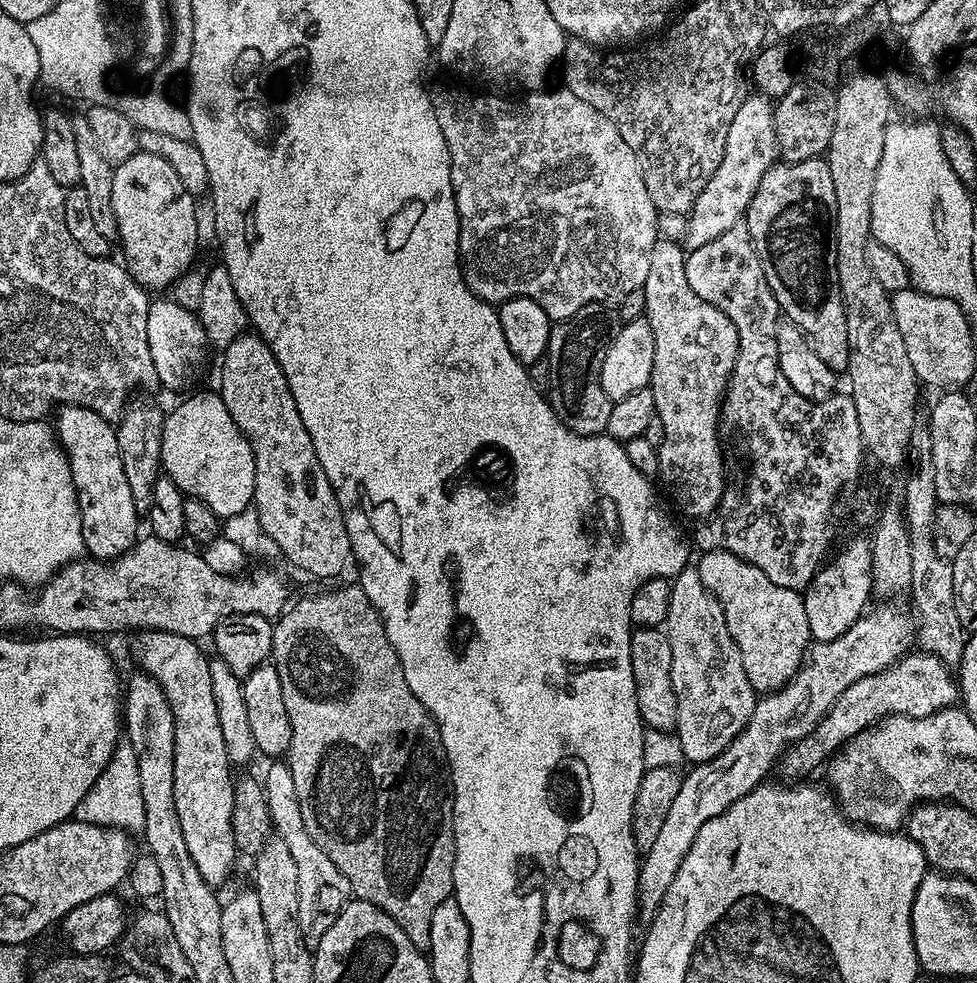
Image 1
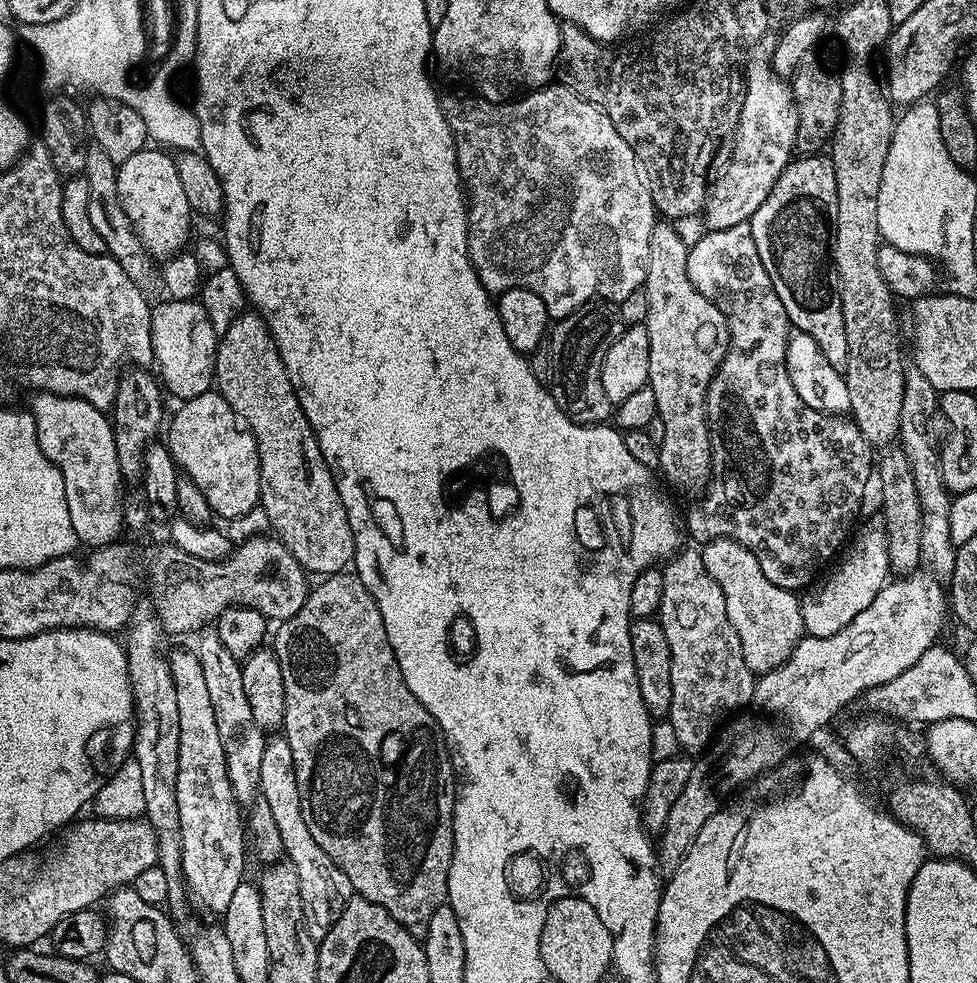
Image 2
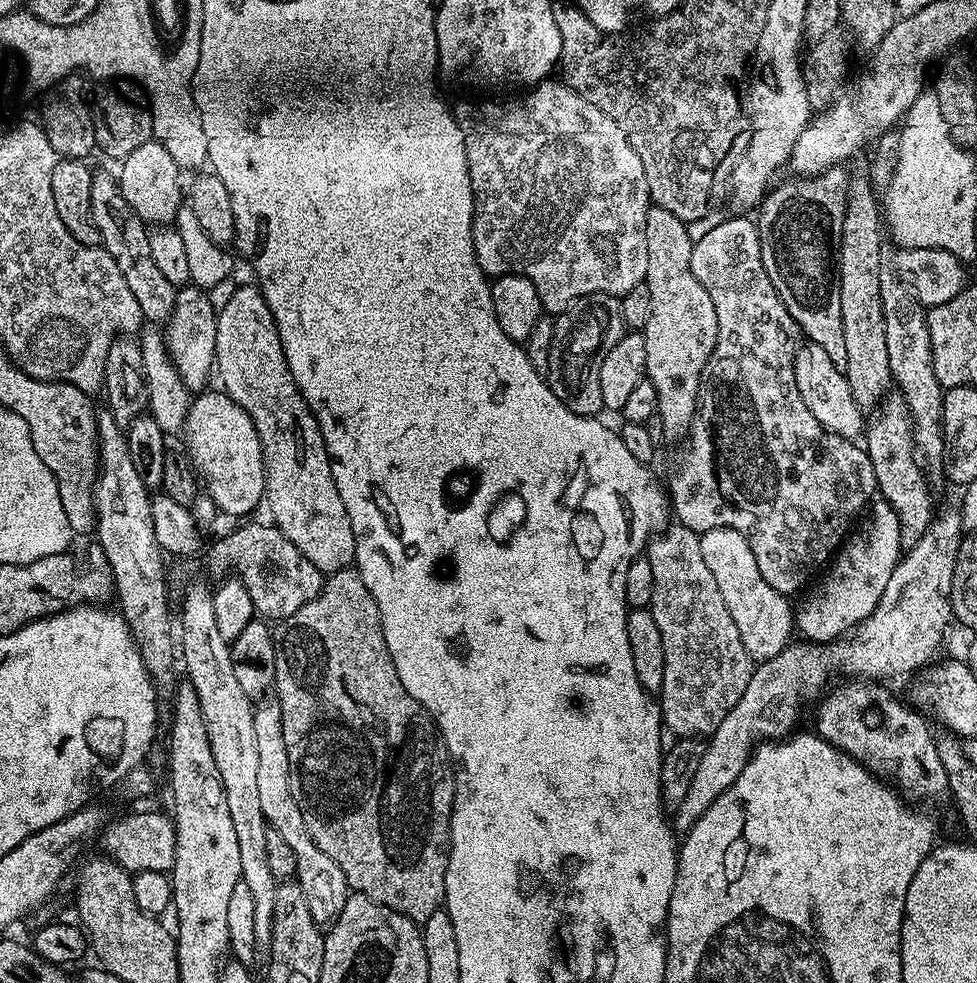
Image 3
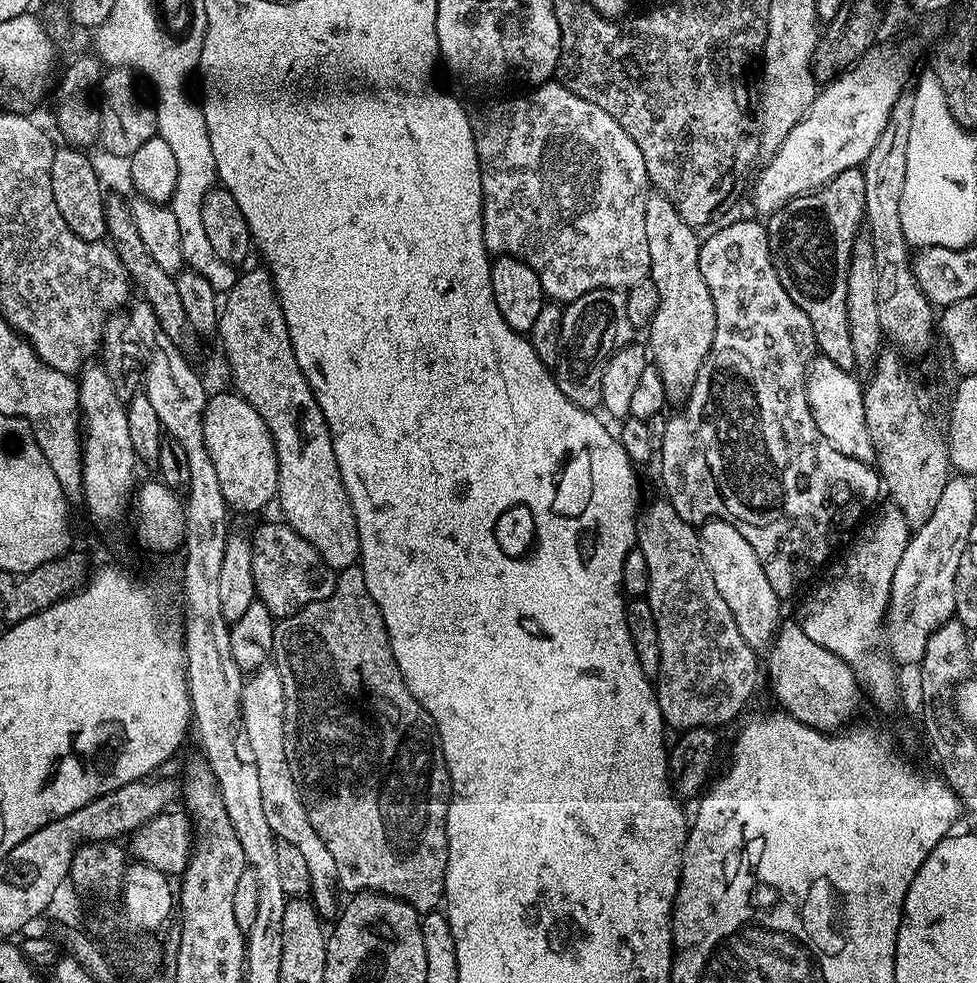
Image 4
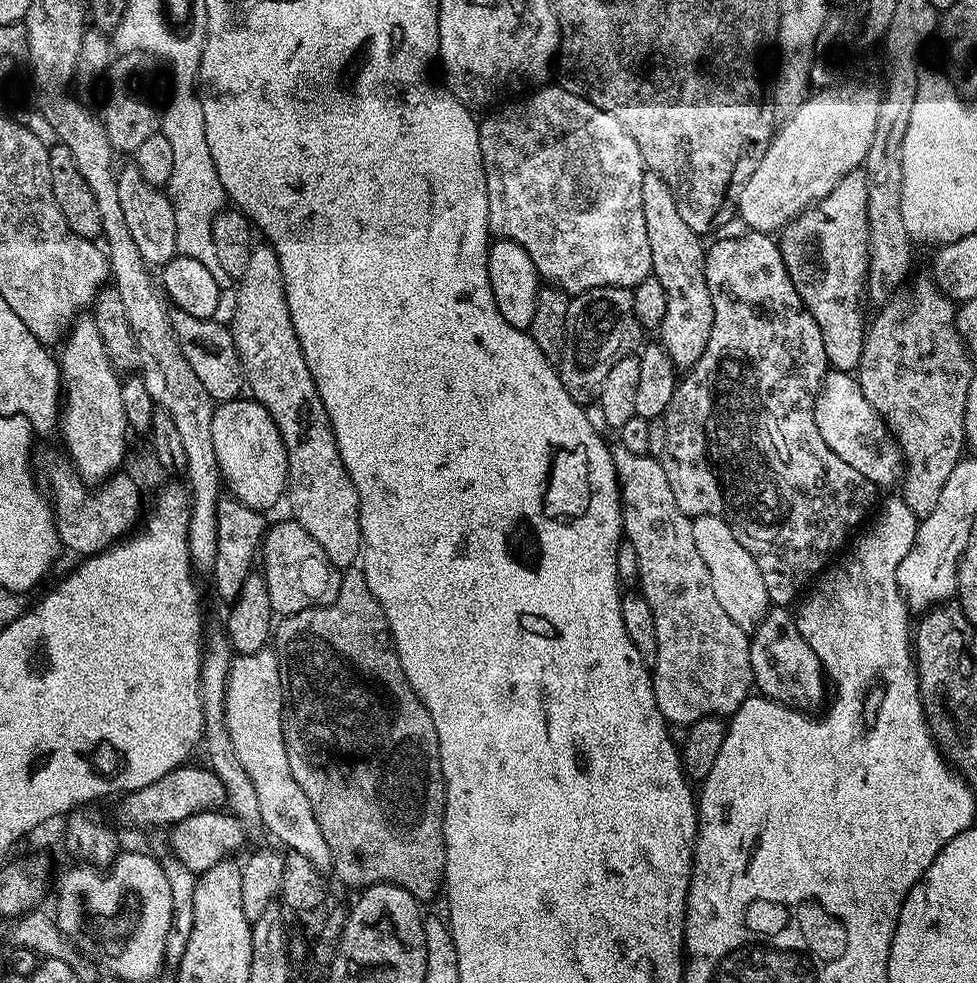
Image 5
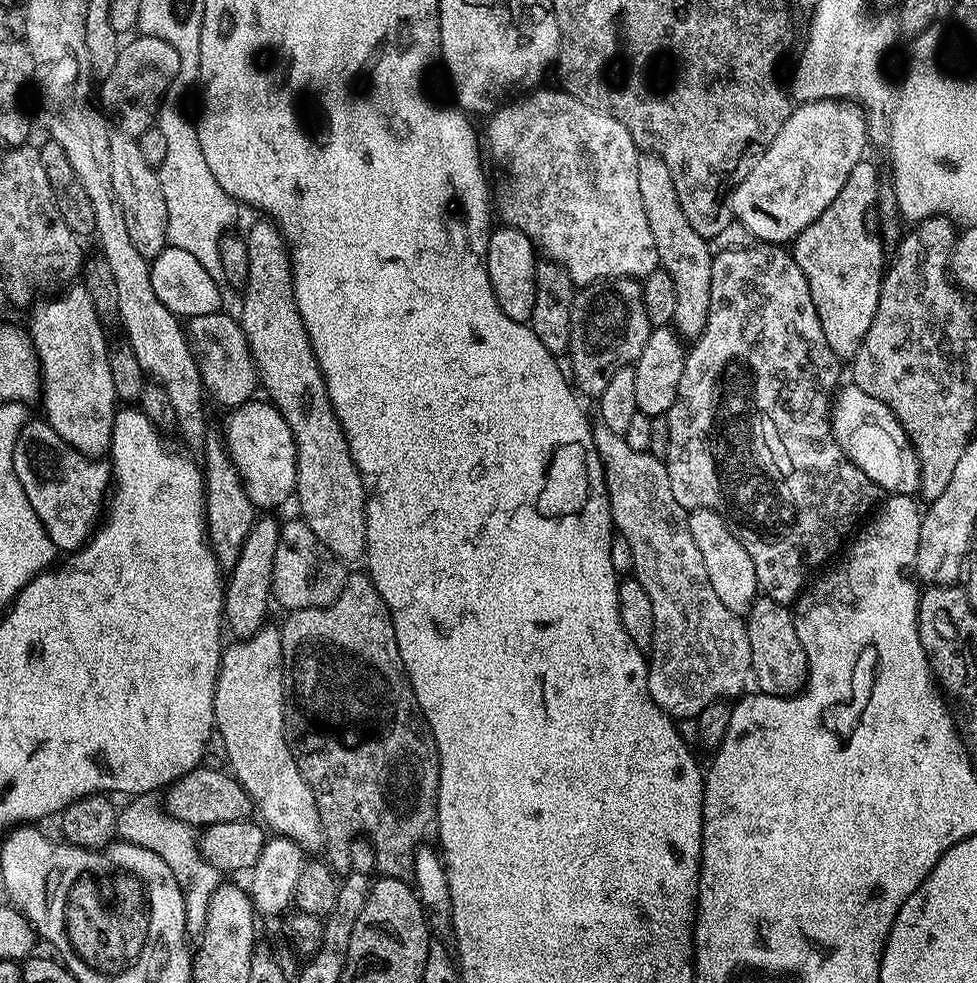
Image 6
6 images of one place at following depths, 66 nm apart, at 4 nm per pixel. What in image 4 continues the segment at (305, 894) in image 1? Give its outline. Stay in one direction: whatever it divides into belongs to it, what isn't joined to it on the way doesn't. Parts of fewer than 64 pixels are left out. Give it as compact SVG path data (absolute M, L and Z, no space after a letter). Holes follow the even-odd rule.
M275 666L258 668L245 679L240 699L240 722L244 738L254 754L254 766L258 766L258 783L262 789L262 810L266 813L266 822L270 822L270 830L277 838L298 846L298 850L305 856L306 867L310 870L311 903L321 917L332 918L338 912L338 866L330 850L326 850L326 842L318 838L318 830L314 830L314 826L310 826L310 818L306 818L306 806L286 758L285 710L282 678Z

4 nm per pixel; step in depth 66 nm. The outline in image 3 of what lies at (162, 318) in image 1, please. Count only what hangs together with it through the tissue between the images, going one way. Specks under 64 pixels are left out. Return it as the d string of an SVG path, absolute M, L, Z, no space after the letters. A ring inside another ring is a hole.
M193 284L183 285L177 291L175 310L167 321L164 337L168 355L172 364L182 377L184 384L192 392L205 389L205 384L212 375L217 348L217 311L205 289Z

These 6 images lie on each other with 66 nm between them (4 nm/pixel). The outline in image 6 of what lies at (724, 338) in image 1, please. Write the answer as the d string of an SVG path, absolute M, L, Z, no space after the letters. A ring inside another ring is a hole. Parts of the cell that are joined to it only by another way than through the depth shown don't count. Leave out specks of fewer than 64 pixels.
M641 155L638 162L638 191L642 194L642 207L646 209L646 222L650 222L650 234L654 234L654 246L658 250L660 268L670 274L674 282L674 294L677 305L671 323L675 331L684 338L695 338L706 326L706 318L710 310L710 270L712 269L713 249L708 249L709 241L690 226L690 218L682 210L682 202L678 202L678 190L674 190L674 178L670 178L670 169L659 156Z

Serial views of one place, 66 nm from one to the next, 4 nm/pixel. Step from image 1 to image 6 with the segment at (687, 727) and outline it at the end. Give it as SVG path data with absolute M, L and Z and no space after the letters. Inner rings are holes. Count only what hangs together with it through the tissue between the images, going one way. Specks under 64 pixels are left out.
M593 423L592 437L604 467L612 523L615 531L630 542L634 579L646 586L646 594L650 594L654 606L654 642L647 657L648 689L654 702L669 716L699 717L700 712L714 701L727 701L728 696L739 697L745 691L744 683L747 680L749 683L752 655L745 621L737 613L726 610L718 594L714 594L714 586L710 586L710 574L706 574L702 550L698 550L690 534L688 512L678 506L678 498L674 498L674 490L670 490L667 463L649 451L633 450L621 433L610 430L605 424Z

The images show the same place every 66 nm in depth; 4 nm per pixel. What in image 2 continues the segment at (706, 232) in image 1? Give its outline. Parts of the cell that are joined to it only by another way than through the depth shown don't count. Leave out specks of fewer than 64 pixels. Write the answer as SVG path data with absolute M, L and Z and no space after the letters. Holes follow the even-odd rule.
M769 30L748 52L744 69L744 100L740 103L736 141L728 165L715 177L708 201L702 209L703 223L711 231L749 223L758 206L766 202L766 194L774 190L774 182L778 182L782 170L792 163L797 151L796 103L789 81L781 78L774 67L777 39L777 33Z

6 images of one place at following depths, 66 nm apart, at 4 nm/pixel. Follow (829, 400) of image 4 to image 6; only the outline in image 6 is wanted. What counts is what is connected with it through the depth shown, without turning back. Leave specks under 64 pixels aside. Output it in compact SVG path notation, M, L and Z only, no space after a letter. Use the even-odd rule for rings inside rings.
M854 383L847 387L834 396L830 408L832 433L838 446L850 463L876 483L881 493L915 497L920 491L920 459L908 432L900 425L890 406L878 398L870 398L866 390Z

